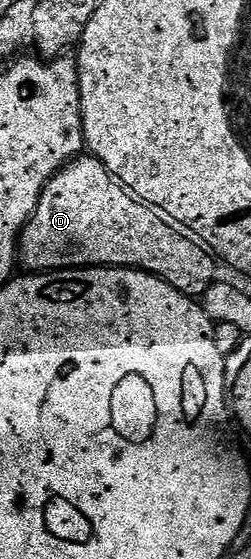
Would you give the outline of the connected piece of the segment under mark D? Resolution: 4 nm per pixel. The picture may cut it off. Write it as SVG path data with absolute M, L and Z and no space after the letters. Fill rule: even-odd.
M79 155L70 161L44 187L30 222L22 228L16 250L17 260L23 270L30 273L57 273L60 269L88 269L113 267L116 269L141 269L162 281L167 281L185 297L201 299L214 282L216 258L202 242L184 229L166 220L157 209L142 204L127 193L110 172L97 159Z

